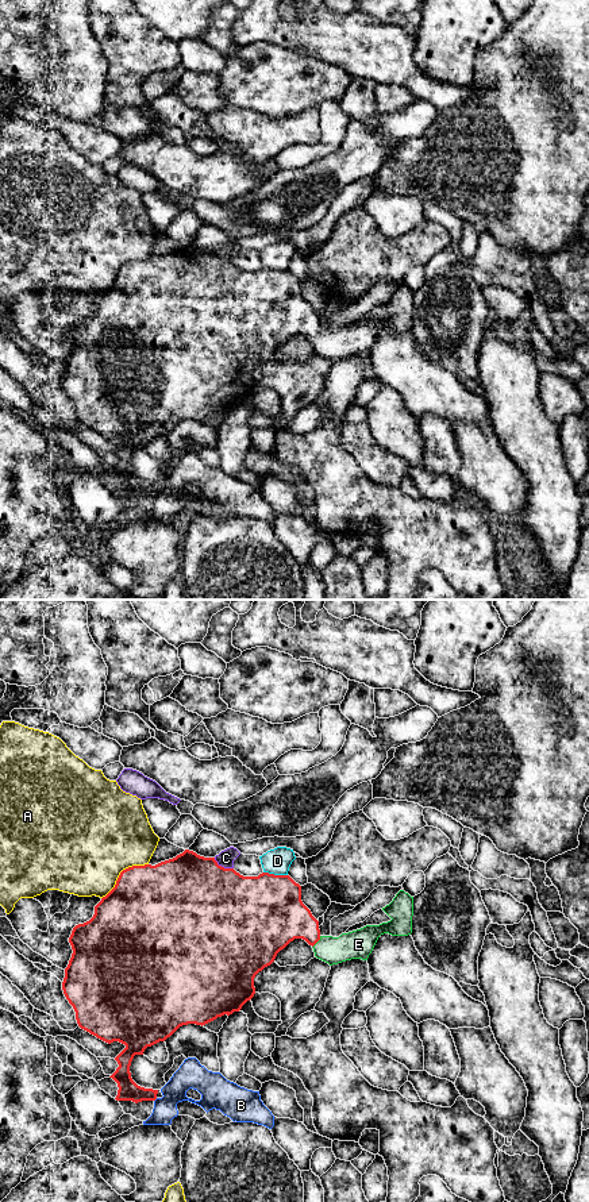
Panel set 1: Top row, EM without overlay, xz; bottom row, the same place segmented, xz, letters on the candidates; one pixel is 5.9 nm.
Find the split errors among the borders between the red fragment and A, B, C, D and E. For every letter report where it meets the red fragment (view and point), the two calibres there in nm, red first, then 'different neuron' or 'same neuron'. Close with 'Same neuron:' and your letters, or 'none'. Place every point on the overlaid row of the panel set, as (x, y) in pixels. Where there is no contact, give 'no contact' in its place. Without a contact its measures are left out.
A: meets red in xz at (120, 873); 460 nm thick on the red side, 500 nm on the other; different neuron
B: no contact; different neuron
C: meets red in xz at (223, 867); 500 nm thick on the red side, 100 nm on the other; different neuron
D: meets red in xz at (276, 875); 460 nm thick on the red side, 150 nm on the other; different neuron
E: meets red in xz at (318, 940); 300 nm thick on the red side, 180 nm on the other; same neuron
Same neuron: E

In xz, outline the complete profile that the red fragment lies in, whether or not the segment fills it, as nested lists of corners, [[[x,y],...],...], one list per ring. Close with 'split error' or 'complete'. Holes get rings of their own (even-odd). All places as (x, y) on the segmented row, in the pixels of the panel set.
[[[185,850],[155,866],[132,866],[120,872],[115,887],[95,906],[93,917],[72,931],[69,943],[73,953],[65,968],[62,990],[81,1029],[108,1044],[119,1041],[126,1045],[115,1057],[119,1067],[109,1076],[119,1087],[115,1099],[135,1103],[155,1101],[158,1090],[140,1087],[131,1078],[130,1066],[135,1055],[143,1055],[147,1047],[165,1041],[182,1025],[203,1026],[217,1017],[239,1012],[255,994],[255,975],[270,966],[277,953],[294,939],[305,940],[317,959],[332,966],[351,959],[367,960],[384,933],[412,933],[413,897],[400,890],[382,910],[390,921],[366,925],[339,937],[322,936],[319,921],[301,901],[301,886],[289,875],[262,872],[258,877],[243,877],[234,868],[219,866],[215,858]]]; split error

